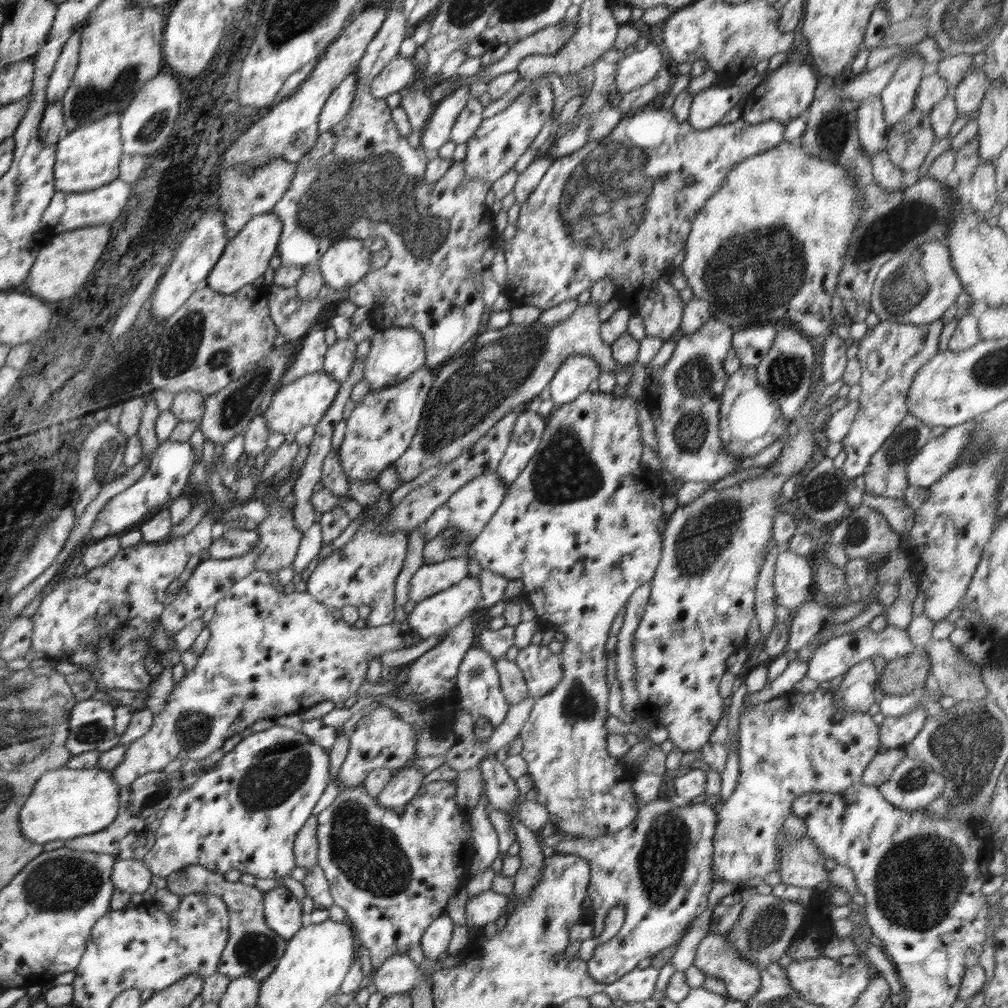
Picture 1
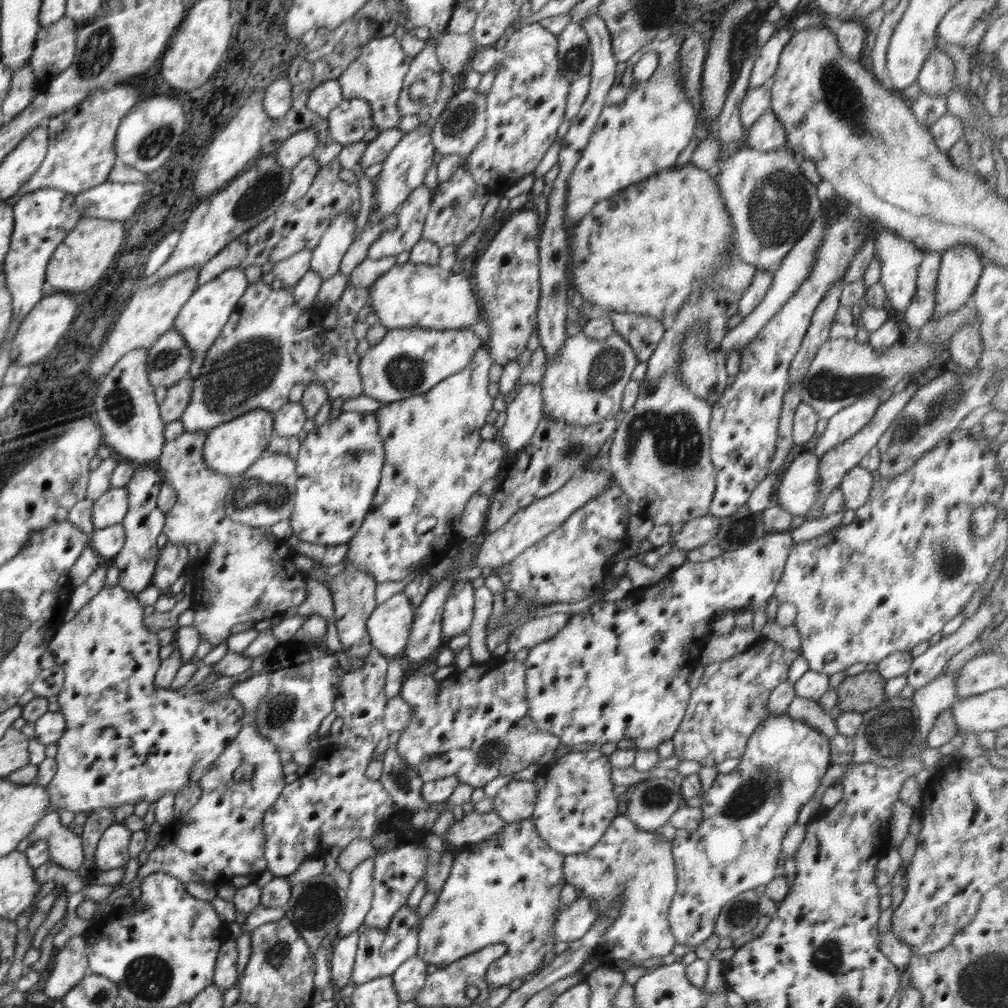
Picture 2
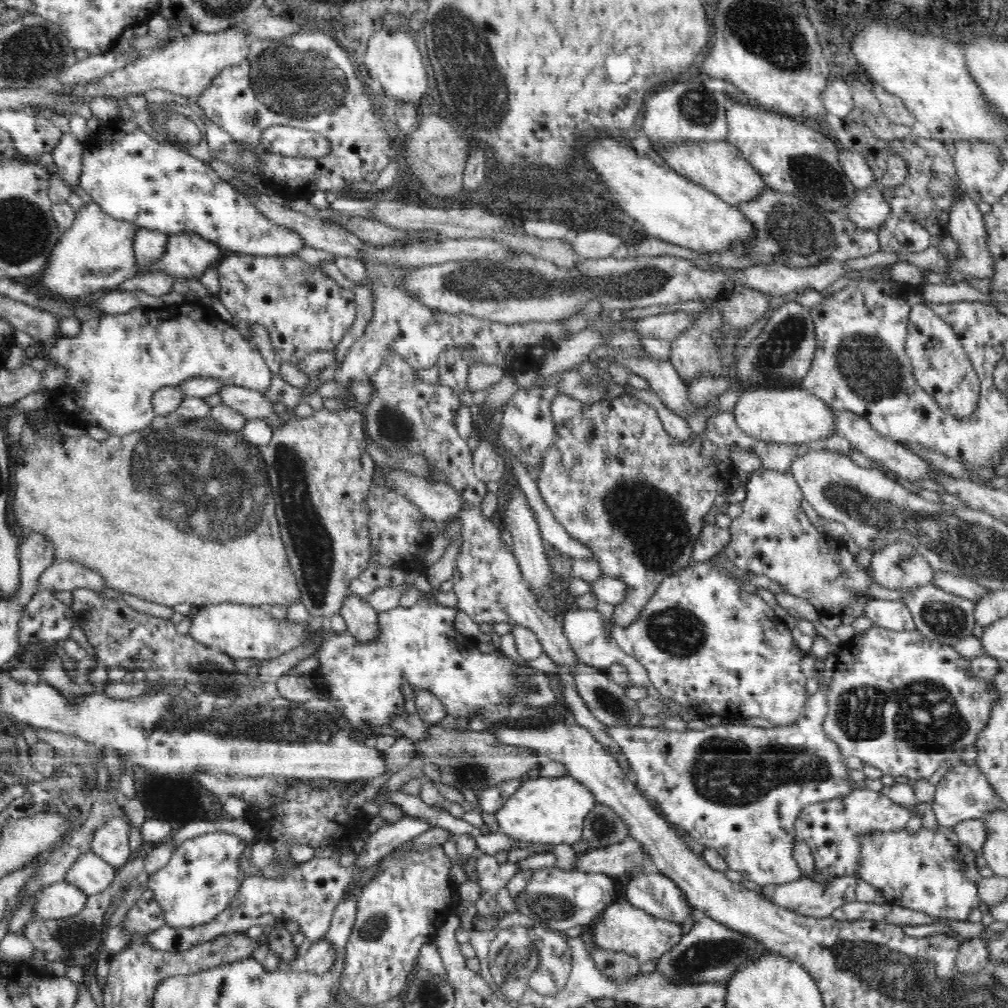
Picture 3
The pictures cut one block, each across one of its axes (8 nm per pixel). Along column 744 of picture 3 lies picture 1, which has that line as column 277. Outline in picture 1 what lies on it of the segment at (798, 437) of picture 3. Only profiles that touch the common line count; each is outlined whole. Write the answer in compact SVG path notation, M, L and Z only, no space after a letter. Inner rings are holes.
M323 370L302 376L290 384L281 384L275 391L267 410L262 412L269 432L288 434L298 432L306 425L320 422L323 414L331 407L332 401L340 390L341 382L326 374Z

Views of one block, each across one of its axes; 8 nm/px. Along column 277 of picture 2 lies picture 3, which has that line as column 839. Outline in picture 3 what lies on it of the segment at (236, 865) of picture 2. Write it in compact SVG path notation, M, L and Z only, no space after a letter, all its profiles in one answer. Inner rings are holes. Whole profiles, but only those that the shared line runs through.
M830 653L824 662L823 691L809 696L804 714L796 724L763 728L728 723L685 731L673 731L662 726L606 726L606 732L620 746L630 765L633 773L628 773L628 776L648 800L655 802L665 820L674 828L688 832L704 848L714 848L730 870L740 872L744 879L759 885L781 885L802 878L803 873L793 857L794 824L801 816L802 808L848 796L854 790L844 755L822 726L828 712L826 692L831 688L838 659L835 653Z

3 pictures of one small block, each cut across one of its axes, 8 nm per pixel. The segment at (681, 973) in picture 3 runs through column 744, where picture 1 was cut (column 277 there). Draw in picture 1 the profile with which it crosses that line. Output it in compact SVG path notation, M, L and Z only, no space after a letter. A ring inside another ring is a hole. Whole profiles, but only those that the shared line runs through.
M200 864L190 865L171 872L166 879L166 888L172 894L183 897L189 894L210 893L219 896L226 903L229 912L229 937L221 954L217 972L228 976L230 980L241 976L250 976L259 982L271 974L276 963L284 954L287 940L278 936L265 921L263 911L265 892L240 881L228 882L224 875L212 872Z

